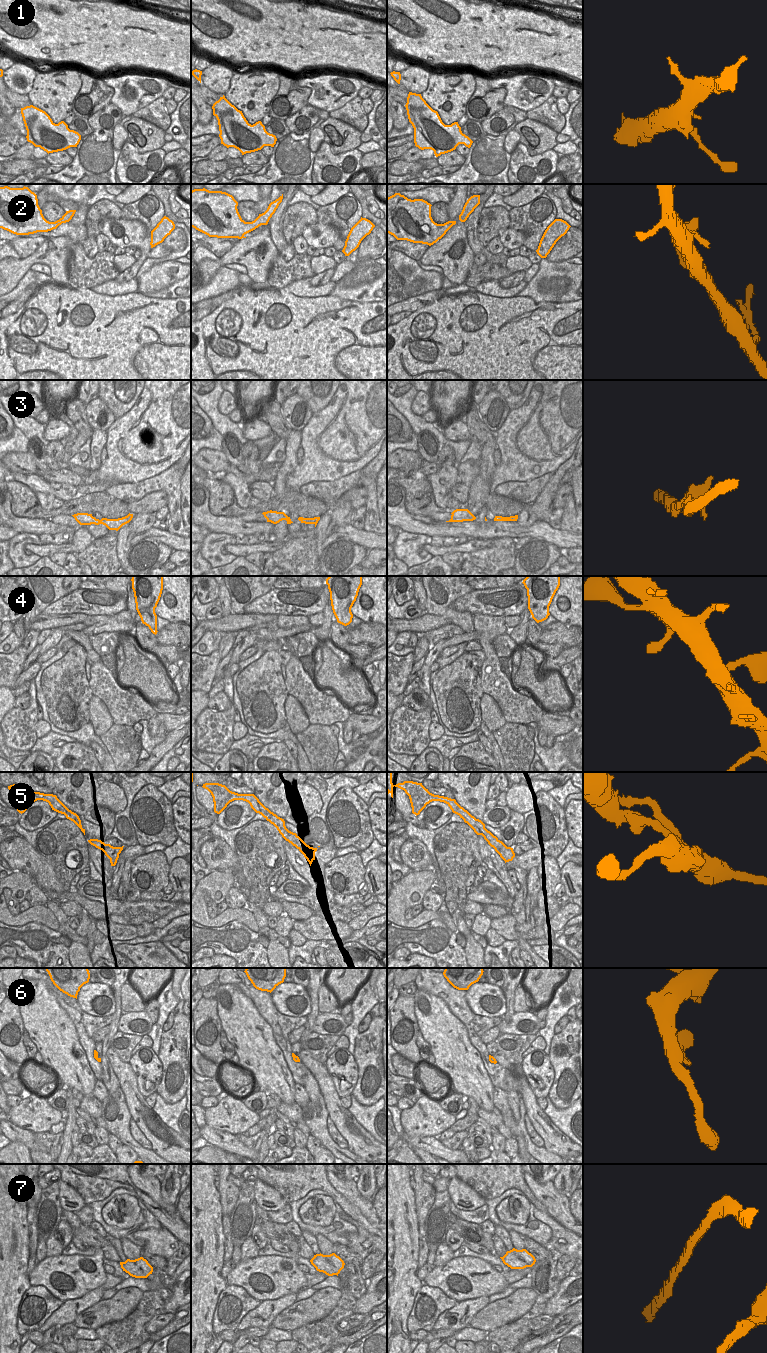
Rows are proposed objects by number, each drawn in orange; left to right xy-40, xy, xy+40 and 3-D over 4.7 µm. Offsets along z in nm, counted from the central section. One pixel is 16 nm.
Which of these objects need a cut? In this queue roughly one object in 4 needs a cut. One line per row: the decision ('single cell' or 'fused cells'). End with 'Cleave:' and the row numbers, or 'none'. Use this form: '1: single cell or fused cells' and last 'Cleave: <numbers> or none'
1: single cell
2: single cell
3: fused cells
4: single cell
5: fused cells
6: single cell
7: single cell
Cleave: 3, 5

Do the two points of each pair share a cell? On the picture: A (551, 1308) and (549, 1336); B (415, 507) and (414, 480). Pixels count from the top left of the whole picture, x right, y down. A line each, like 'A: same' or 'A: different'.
A: different
B: same

